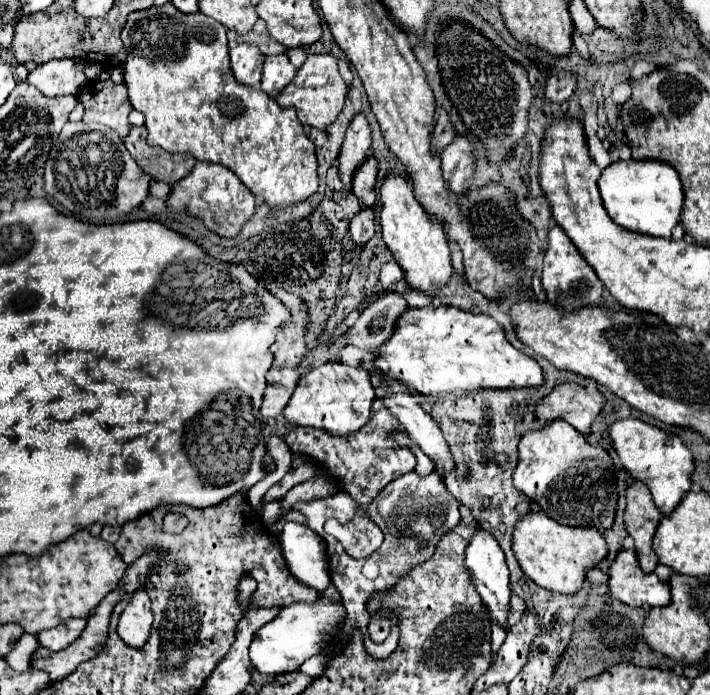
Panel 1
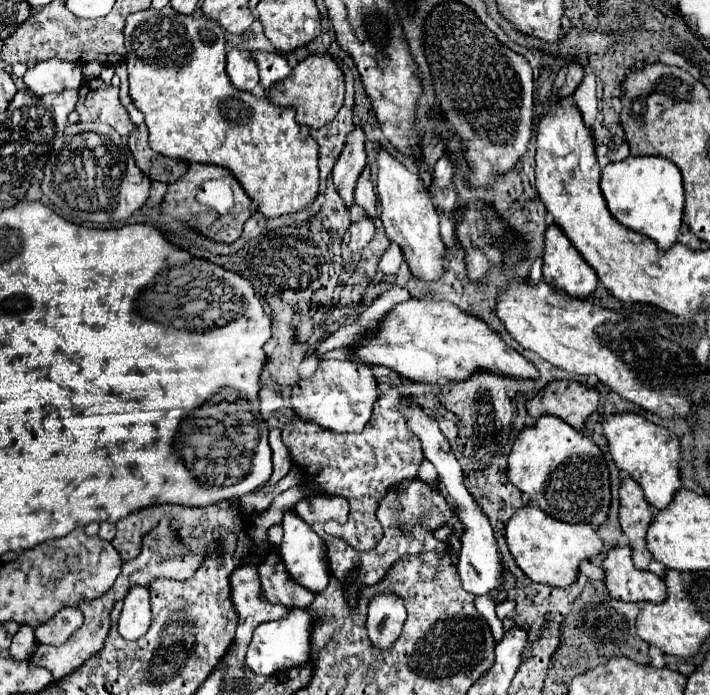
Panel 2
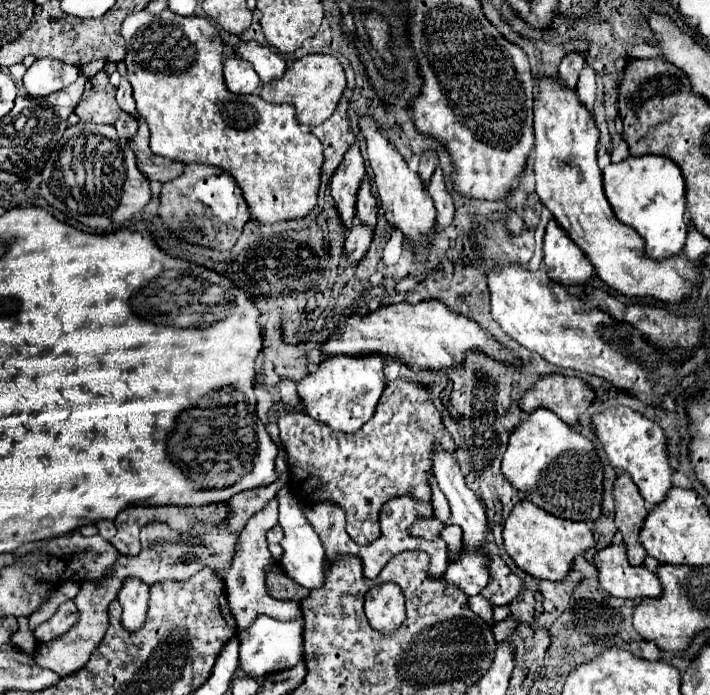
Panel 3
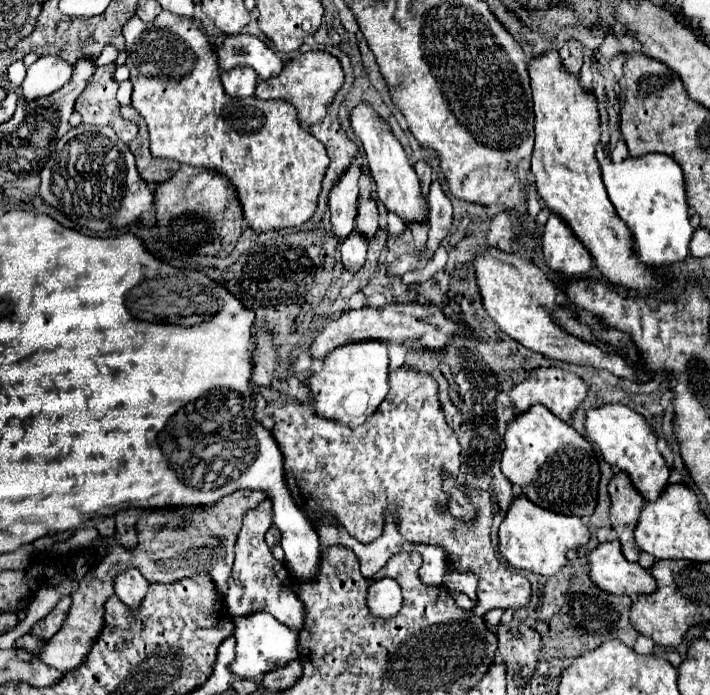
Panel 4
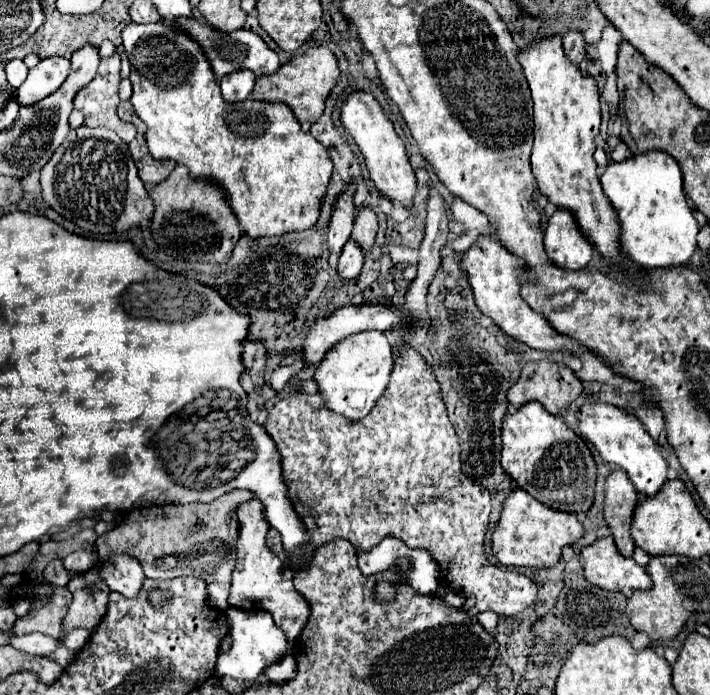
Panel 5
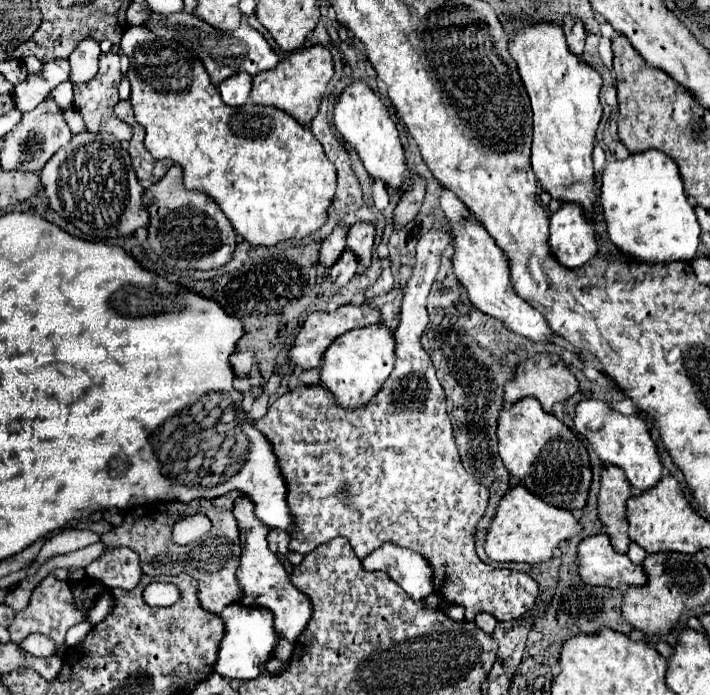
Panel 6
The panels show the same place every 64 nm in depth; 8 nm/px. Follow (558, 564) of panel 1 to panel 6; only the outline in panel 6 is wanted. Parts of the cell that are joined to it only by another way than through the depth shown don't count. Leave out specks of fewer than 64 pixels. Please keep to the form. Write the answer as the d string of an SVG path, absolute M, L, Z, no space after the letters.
M524 486L510 488L498 504L498 512L490 524L490 532L486 536L486 554L494 562L526 562L540 564L548 562L554 556L554 550L560 542L570 540L580 534L582 526L572 516L572 512L564 512L562 508L552 508L542 500L536 500Z

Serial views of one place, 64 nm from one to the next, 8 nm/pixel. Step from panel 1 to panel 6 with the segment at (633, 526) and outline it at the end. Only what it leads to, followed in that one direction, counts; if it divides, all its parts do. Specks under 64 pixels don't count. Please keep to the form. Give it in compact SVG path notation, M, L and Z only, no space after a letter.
M606 466L600 480L600 498L598 514L606 532L612 540L612 548L620 554L628 552L628 520L626 520L626 502L634 496L630 482L618 466Z

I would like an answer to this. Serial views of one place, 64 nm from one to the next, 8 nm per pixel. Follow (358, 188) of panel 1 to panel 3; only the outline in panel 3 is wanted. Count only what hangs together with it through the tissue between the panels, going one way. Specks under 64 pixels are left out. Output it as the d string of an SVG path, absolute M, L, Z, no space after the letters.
M364 178L358 190L358 200L356 200L356 214L360 218L360 222L368 224L368 226L376 226L376 216L378 216L378 206L376 206L376 198L372 194L370 188L370 180Z

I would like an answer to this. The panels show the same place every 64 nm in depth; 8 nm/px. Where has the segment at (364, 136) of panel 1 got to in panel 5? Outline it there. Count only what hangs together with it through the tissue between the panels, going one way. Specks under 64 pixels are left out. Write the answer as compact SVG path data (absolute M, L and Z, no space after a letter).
M352 182L348 190L338 198L332 210L332 220L330 220L330 230L328 230L328 248L330 252L340 254L342 246L348 242L350 232L352 232L352 222L354 222L354 188L356 184Z

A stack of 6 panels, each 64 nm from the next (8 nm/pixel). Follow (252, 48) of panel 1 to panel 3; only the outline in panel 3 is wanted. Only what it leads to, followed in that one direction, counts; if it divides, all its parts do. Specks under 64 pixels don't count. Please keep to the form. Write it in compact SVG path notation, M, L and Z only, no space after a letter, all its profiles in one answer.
M232 54L224 62L224 78L226 86L234 94L254 94L254 90L260 84L260 78L256 76L256 70L248 60L240 60L238 54Z

